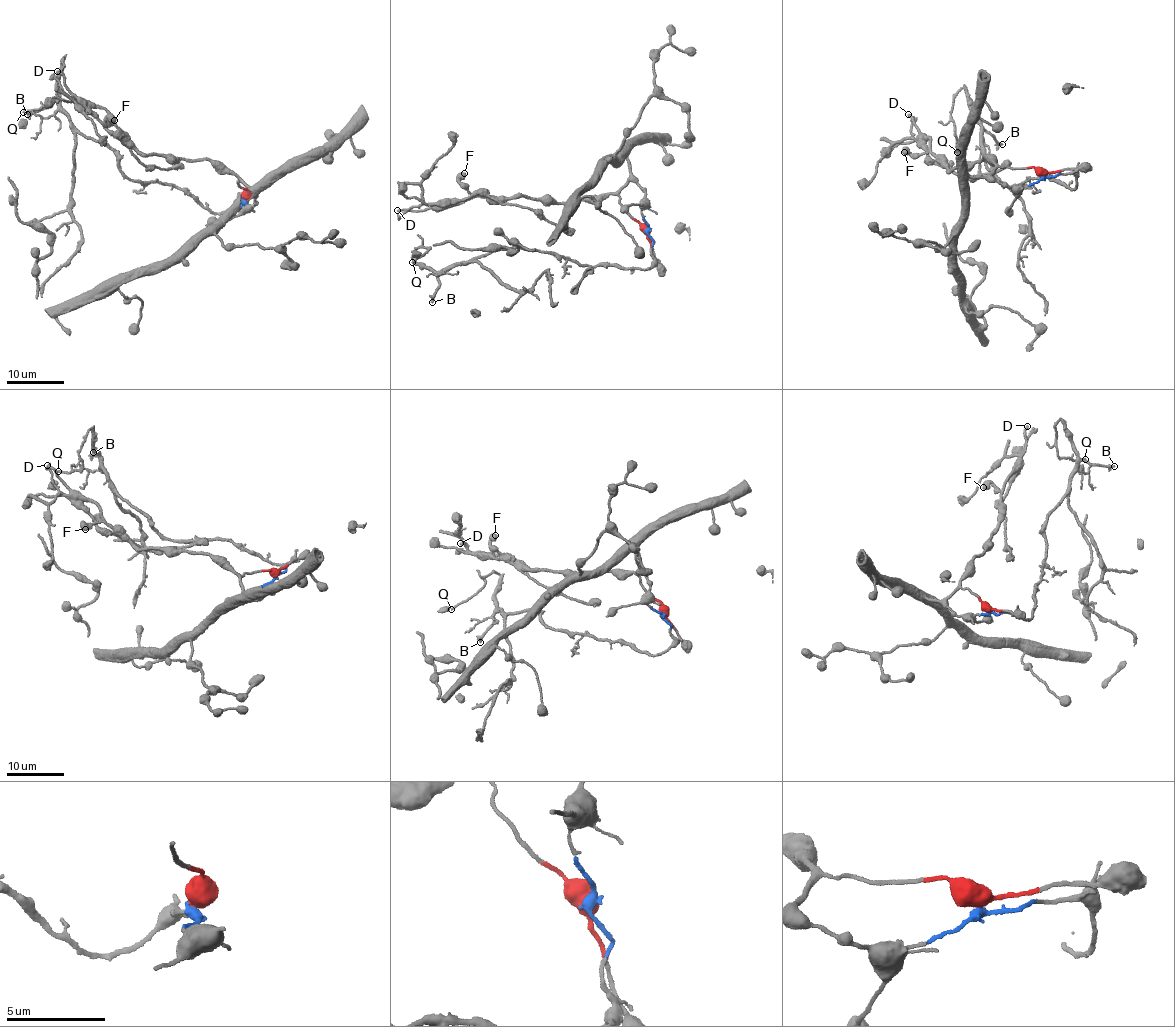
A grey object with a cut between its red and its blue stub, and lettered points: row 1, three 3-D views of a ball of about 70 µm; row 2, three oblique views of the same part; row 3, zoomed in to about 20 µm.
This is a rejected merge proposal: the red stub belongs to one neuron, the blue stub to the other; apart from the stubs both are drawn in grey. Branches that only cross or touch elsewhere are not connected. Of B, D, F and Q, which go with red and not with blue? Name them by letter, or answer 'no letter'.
D, F

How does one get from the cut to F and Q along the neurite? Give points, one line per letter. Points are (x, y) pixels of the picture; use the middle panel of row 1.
F: (646, 230), (615, 194), (561, 203), (518, 196), (485, 198), (470, 194), (458, 180), (464, 172)
Q: (647, 230), (653, 243), (647, 269), (516, 248), (433, 272), (413, 260), (417, 248), (430, 246), (412, 263)

